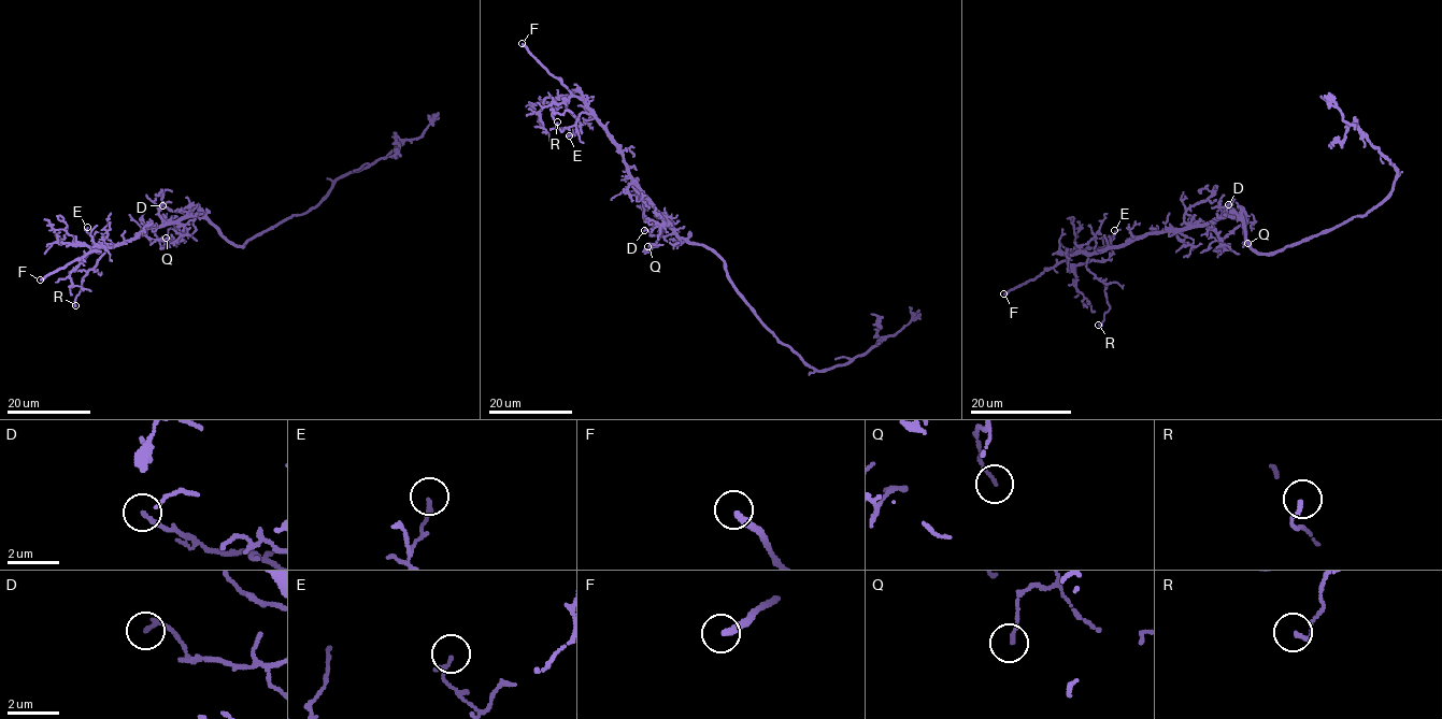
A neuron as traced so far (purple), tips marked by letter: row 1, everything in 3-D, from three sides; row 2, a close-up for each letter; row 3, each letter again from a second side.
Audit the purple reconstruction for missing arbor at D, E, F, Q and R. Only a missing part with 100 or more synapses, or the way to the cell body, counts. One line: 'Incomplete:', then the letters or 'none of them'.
Incomplete: F

